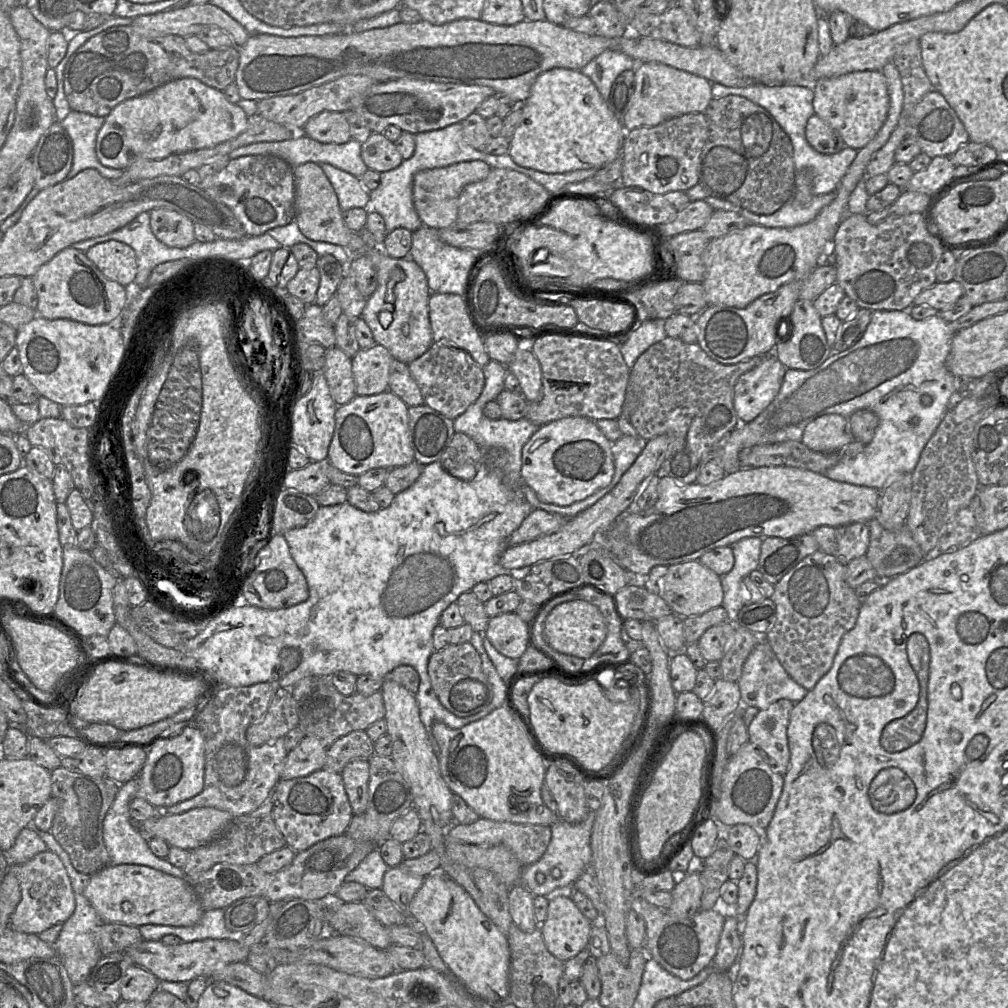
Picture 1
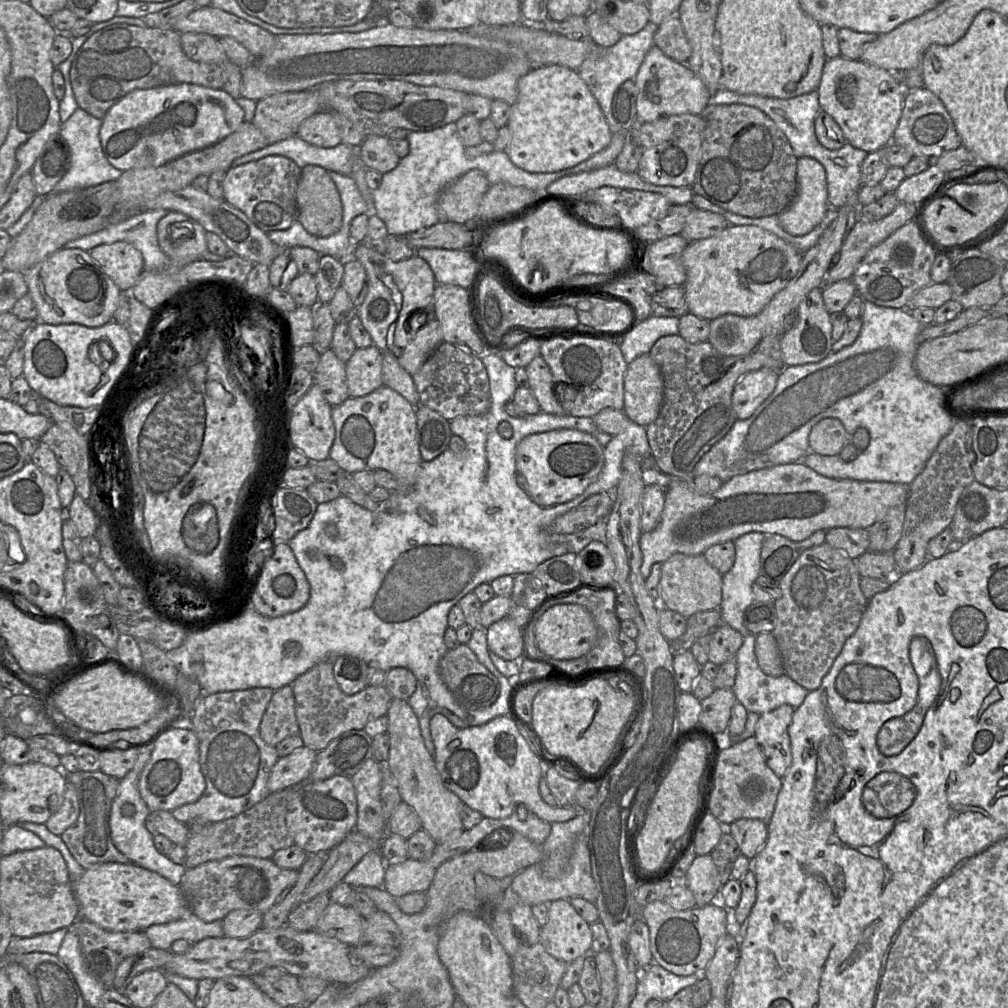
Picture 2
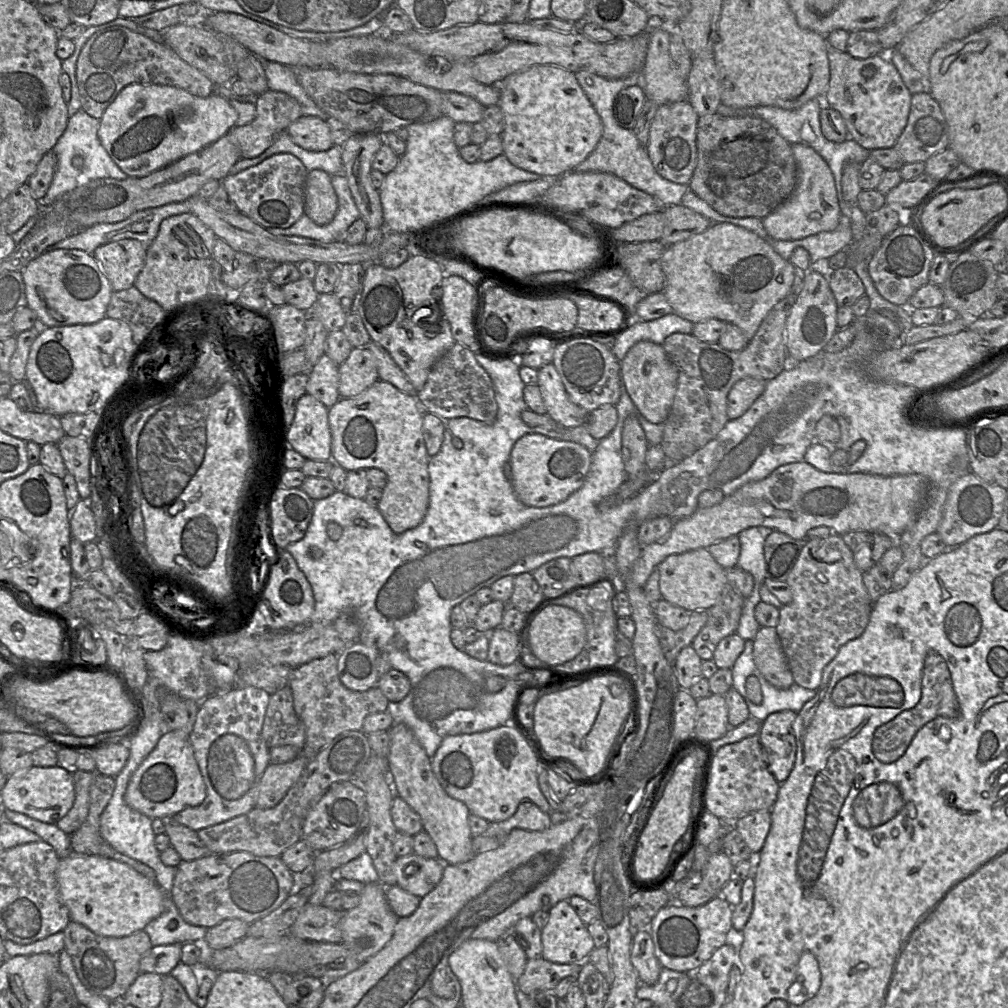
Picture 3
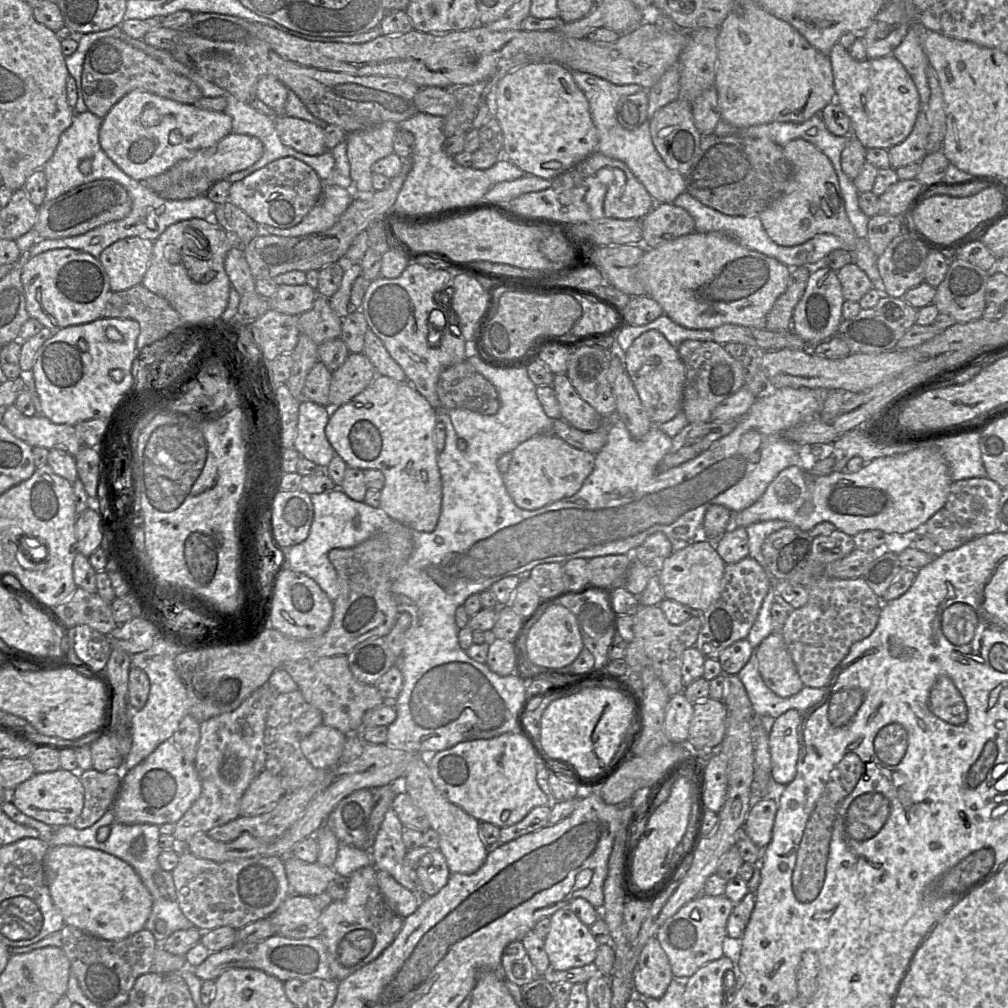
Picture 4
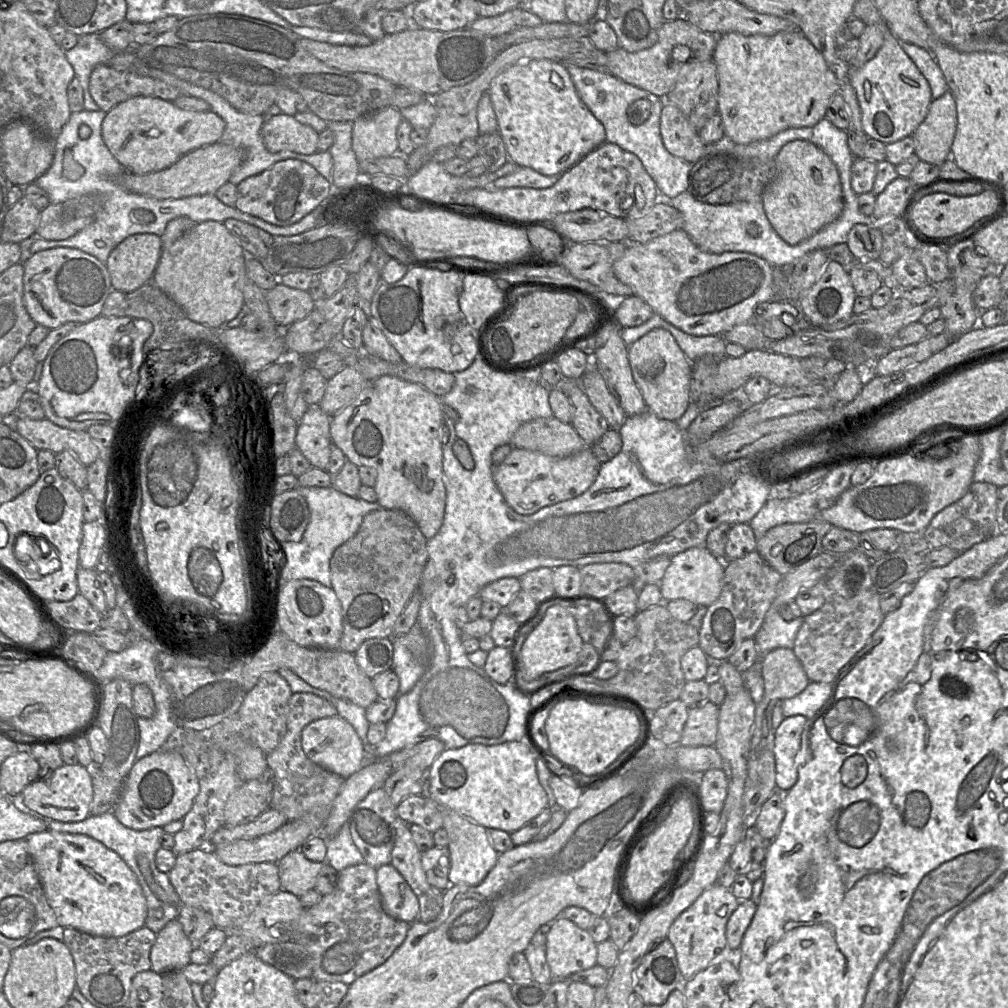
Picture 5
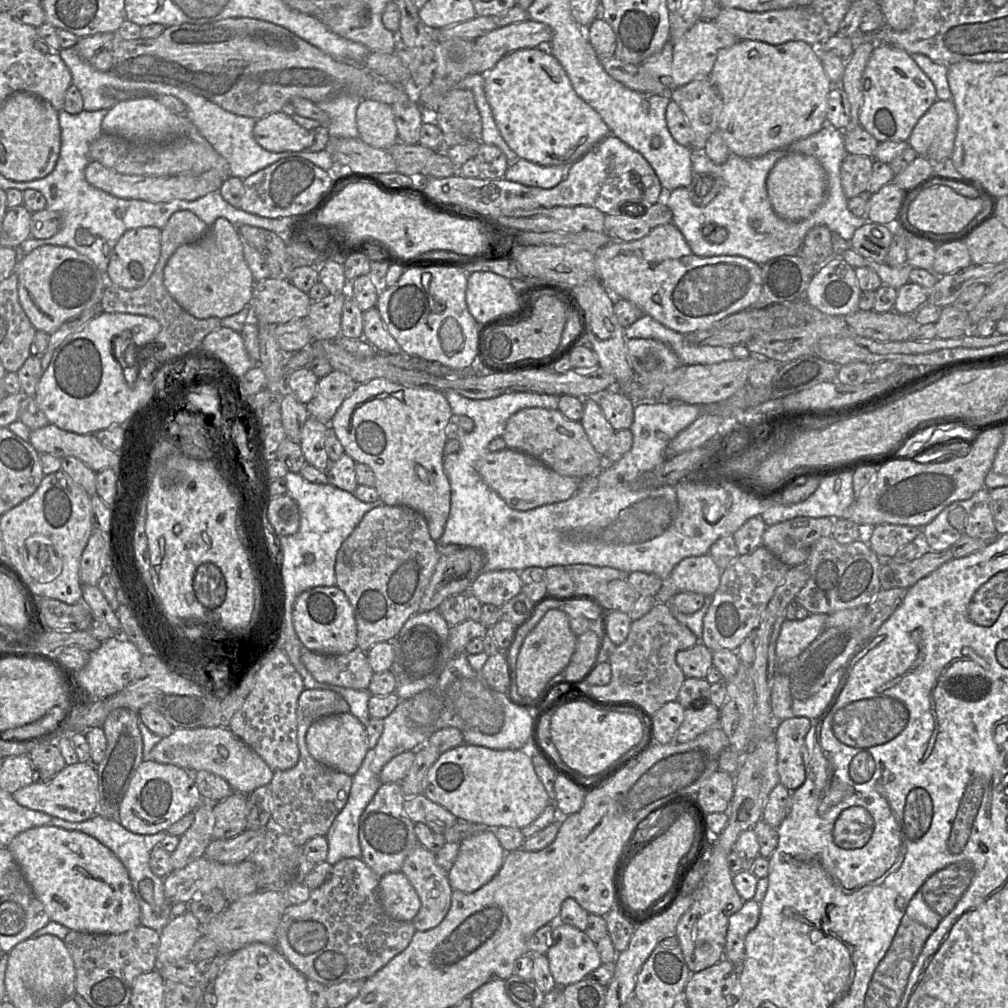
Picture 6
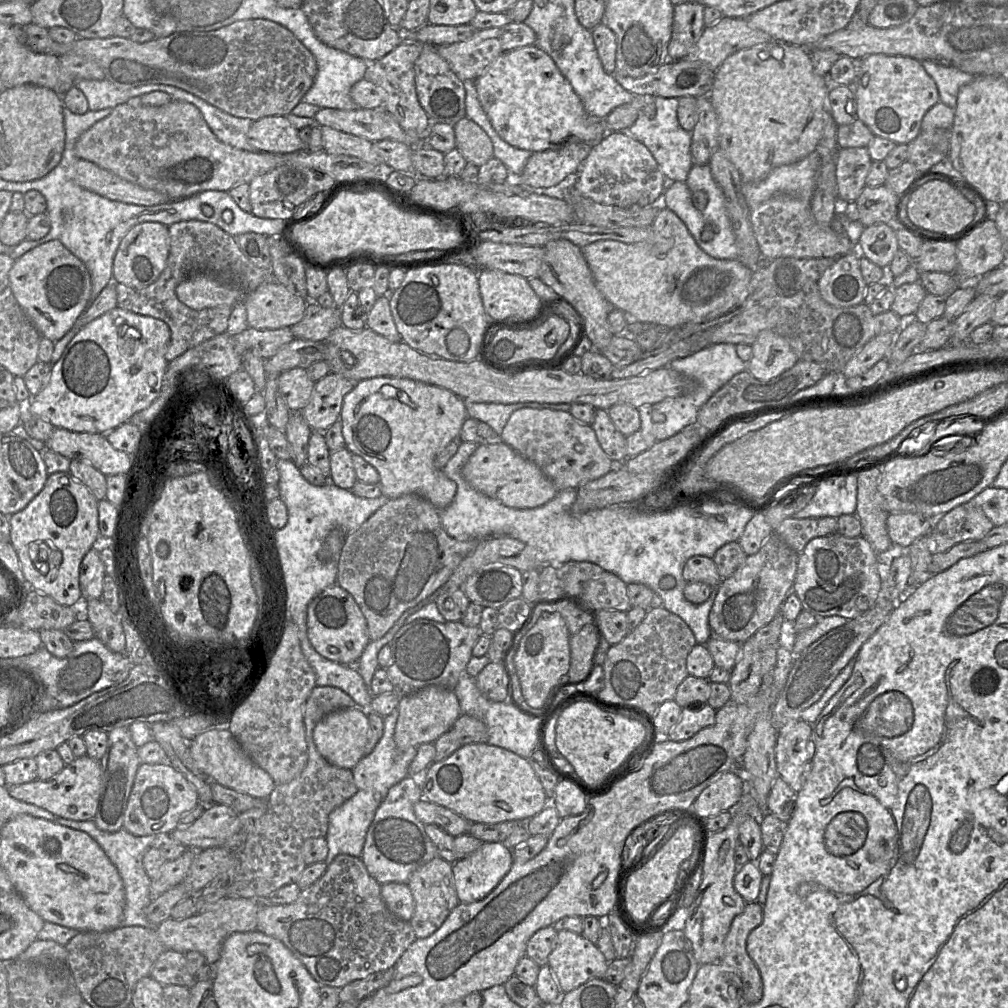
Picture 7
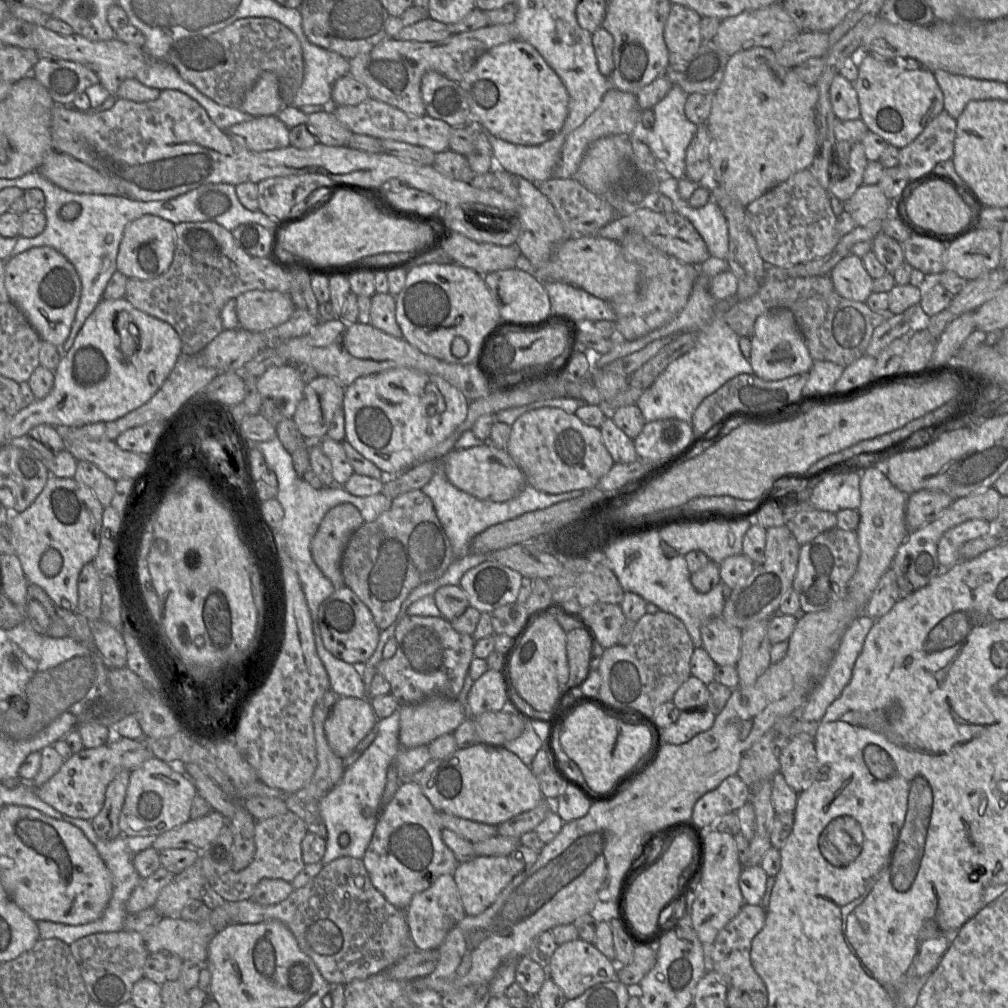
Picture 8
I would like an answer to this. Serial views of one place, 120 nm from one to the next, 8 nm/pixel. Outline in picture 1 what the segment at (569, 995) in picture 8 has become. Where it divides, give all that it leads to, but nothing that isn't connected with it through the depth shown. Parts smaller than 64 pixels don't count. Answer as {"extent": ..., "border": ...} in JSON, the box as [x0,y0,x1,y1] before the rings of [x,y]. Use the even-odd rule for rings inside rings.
{"extent":[539,892,592,962],"border":[[[562,892],[549,897],[547,917],[539,929],[547,950],[566,962],[588,946],[592,926],[570,895]]]}

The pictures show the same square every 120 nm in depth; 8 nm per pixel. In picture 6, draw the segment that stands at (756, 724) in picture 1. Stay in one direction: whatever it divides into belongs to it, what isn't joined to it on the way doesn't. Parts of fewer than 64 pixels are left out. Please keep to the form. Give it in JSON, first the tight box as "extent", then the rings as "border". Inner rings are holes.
{"extent":[775,717,812,791],"border":[[[807,717],[787,718],[778,723],[775,740],[780,783],[789,791],[799,788],[806,779],[808,749],[805,737],[812,726]]]}

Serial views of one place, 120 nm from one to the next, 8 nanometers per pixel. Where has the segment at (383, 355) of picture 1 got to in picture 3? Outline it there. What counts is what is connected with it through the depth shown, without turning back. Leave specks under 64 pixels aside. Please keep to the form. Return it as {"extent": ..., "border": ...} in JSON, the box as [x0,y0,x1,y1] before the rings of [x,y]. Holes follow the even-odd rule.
{"extent":[339,347,378,398],"border":[[[355,347],[339,365],[340,398],[357,396],[378,380],[376,360],[372,352],[368,347]]]}

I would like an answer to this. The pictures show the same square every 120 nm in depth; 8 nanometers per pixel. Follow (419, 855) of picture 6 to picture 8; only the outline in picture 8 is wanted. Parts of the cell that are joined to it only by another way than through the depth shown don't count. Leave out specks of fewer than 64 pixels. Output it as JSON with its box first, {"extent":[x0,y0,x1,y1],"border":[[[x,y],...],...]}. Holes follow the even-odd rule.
{"extent":[405,875,466,950],"border":[[[441,875],[429,888],[415,894],[405,914],[415,946],[420,950],[437,949],[449,931],[466,916],[453,875]]]}

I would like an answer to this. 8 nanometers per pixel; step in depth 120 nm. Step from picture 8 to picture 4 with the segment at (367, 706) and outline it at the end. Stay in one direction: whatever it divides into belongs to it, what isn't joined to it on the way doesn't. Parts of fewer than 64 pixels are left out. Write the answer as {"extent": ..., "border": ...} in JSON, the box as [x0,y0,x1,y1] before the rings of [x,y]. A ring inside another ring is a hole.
{"extent":[300,724,346,770],"border":[[[321,724],[301,740],[300,746],[314,768],[331,770],[340,762],[346,737],[339,730]]]}

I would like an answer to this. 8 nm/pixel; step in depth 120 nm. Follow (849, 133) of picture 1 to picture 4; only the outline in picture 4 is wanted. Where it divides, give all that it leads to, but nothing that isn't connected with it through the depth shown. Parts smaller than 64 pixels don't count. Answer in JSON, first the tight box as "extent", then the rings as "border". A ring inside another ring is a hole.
{"extent":[828,42,921,149],"border":[[[838,42],[828,53],[835,101],[851,120],[853,134],[866,148],[890,149],[911,133],[921,109],[918,90],[904,66],[893,56],[856,60]]]}

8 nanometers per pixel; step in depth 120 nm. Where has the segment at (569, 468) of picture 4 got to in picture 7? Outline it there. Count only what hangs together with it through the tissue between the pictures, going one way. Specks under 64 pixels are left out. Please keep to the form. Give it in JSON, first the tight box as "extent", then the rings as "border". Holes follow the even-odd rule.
{"extent":[462,440,558,508],"border":[[[500,440],[480,444],[464,464],[462,476],[477,491],[511,508],[536,508],[558,493],[553,482],[536,464]]]}

